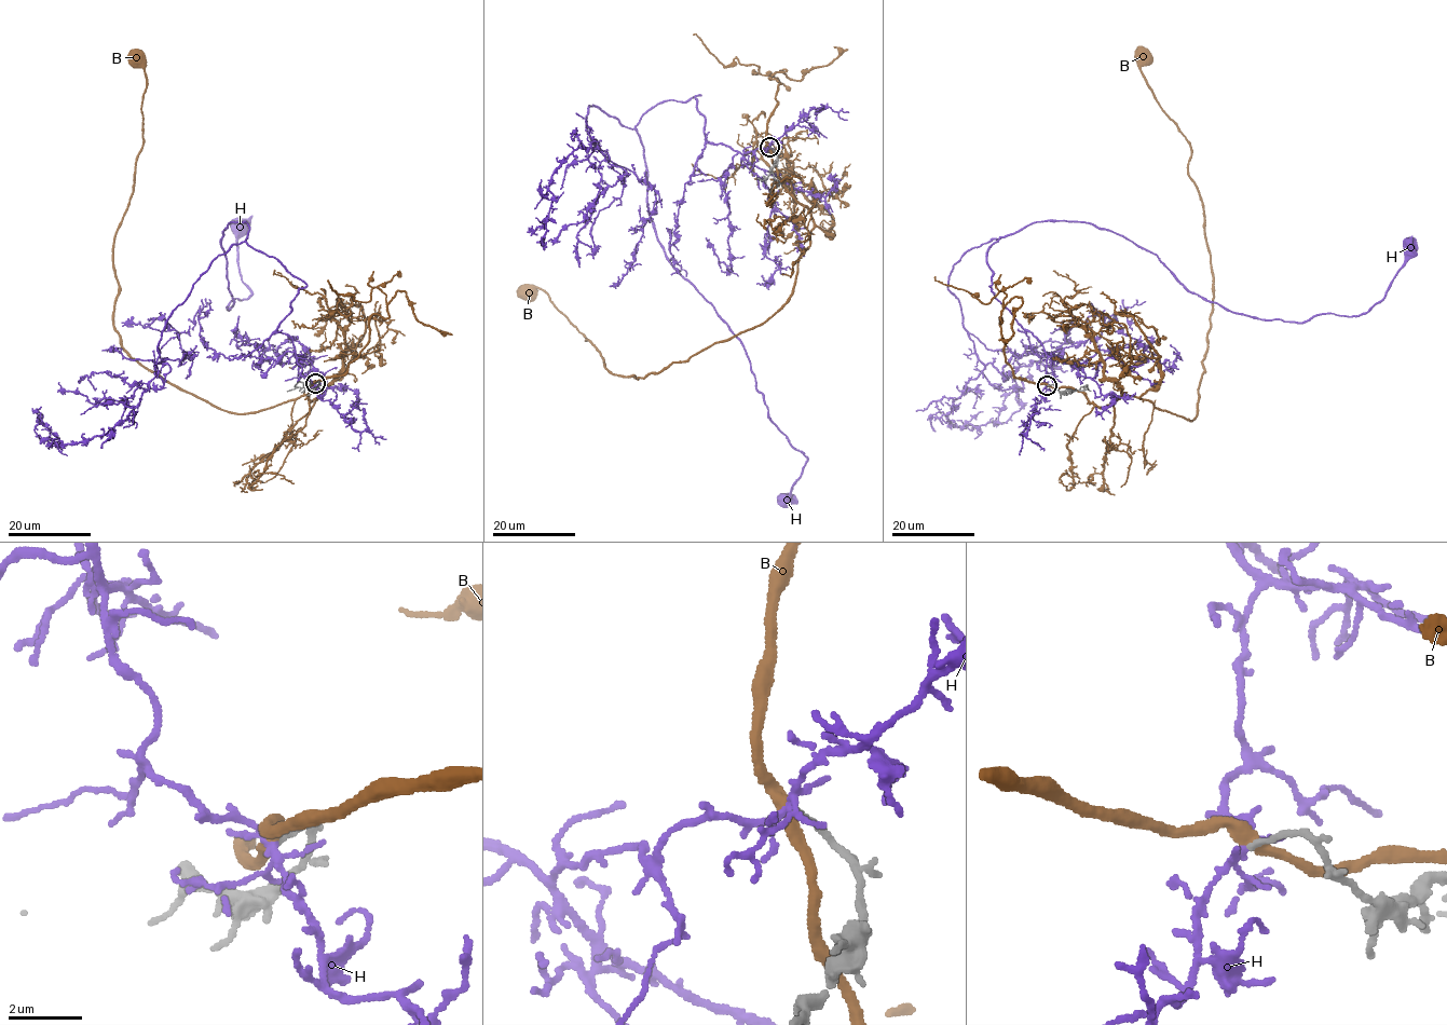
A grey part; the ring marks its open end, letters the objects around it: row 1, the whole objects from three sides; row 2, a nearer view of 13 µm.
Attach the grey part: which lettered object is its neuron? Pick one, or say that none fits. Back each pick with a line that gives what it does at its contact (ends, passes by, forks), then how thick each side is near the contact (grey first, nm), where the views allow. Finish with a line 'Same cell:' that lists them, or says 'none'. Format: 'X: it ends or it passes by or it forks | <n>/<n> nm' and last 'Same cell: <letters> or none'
H: it forks | 140/160 nm
Same cell: H

